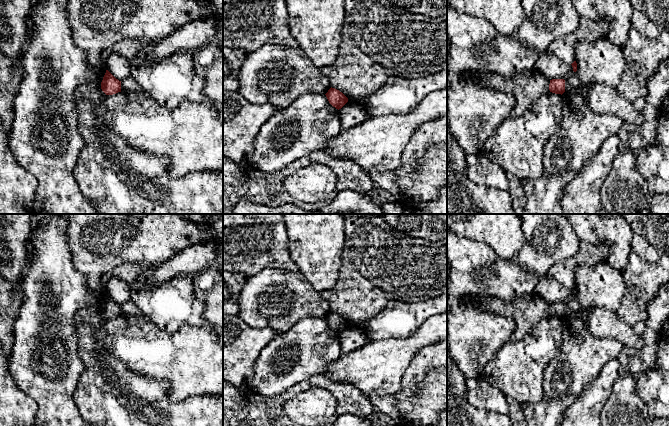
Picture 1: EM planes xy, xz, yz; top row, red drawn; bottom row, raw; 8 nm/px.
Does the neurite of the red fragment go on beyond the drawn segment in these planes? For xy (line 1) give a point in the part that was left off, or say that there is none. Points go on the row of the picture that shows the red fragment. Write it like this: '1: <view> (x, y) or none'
1: none

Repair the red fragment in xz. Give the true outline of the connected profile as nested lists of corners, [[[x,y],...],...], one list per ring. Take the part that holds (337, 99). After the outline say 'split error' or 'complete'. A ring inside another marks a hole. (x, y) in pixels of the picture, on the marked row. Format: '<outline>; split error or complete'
[[[332,87],[325,95],[329,103],[338,110],[348,102],[348,98],[342,92]]]; complete

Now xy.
[[[108,70],[101,82],[101,89],[106,95],[113,95],[121,92],[121,81],[116,79]]]; complete

